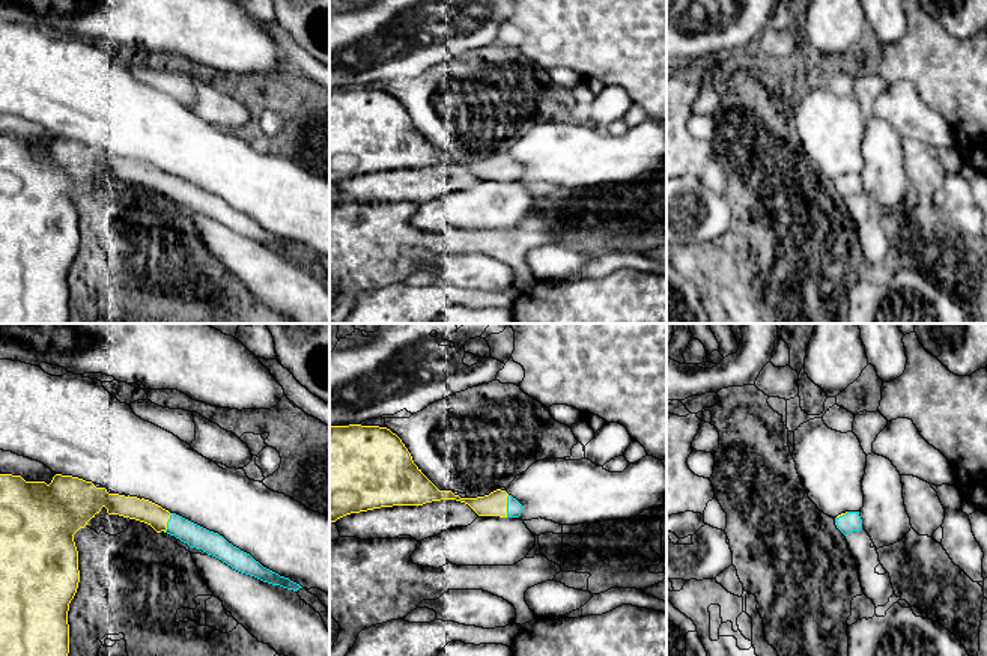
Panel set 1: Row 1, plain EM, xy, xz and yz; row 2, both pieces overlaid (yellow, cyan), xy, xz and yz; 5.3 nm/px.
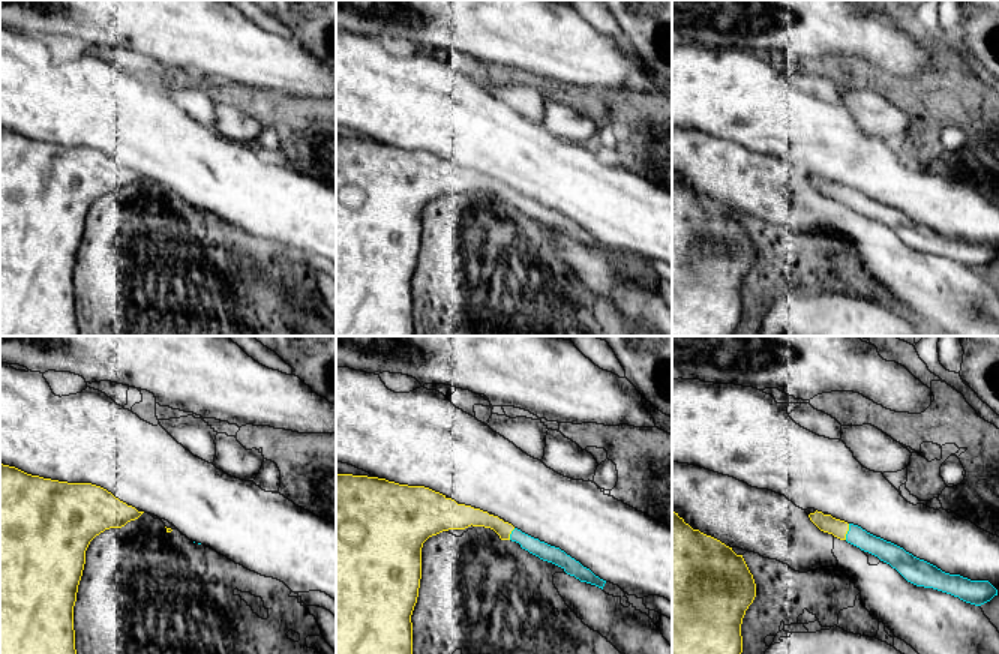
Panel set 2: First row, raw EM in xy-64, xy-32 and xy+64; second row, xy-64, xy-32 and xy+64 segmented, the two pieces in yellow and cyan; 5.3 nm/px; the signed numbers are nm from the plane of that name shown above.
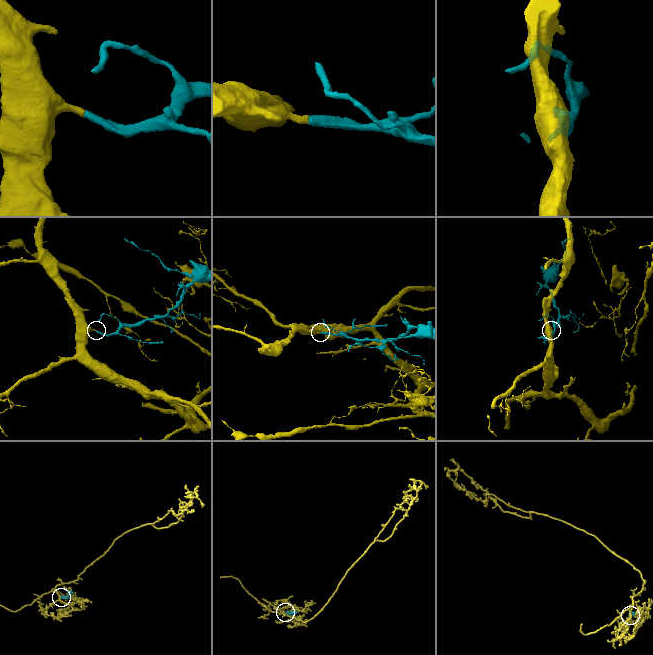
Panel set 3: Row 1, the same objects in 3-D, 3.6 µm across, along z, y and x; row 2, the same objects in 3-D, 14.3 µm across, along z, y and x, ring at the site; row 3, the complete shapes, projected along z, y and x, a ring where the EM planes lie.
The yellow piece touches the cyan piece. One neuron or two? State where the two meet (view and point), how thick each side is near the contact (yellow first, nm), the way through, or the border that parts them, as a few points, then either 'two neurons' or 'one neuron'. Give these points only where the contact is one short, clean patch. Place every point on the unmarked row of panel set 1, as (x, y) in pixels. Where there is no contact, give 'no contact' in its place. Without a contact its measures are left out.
contact xz (506, 169); calibres 130 and 80 nm; way xz (494, 167), (506, 169), (513, 169); one neuron

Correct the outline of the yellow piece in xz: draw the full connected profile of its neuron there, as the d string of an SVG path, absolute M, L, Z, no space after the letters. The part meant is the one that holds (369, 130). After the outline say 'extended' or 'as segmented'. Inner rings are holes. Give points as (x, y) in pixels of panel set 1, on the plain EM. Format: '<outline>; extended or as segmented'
M330 90L330 185L351 176L393 169L423 169L441 162L465 166L478 179L519 181L524 172L516 161L501 152L477 161L460 161L451 153L439 153L414 126L402 102L387 90Z; extended

